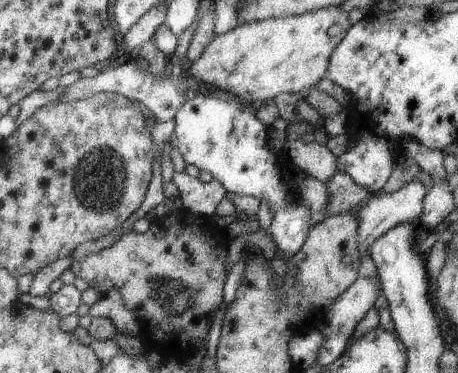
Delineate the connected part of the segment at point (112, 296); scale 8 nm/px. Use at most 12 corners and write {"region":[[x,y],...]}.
{"region":[[110,288],[90,307],[92,318],[110,318],[120,333],[134,312],[121,292]]}

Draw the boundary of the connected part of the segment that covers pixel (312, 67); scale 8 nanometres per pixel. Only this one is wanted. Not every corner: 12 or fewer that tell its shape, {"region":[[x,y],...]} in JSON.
{"region":[[349,14],[236,25],[185,75],[246,105],[325,76]]}

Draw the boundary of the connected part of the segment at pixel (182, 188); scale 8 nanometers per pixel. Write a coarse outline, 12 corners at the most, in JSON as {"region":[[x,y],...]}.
{"region":[[175,172],[185,208],[211,218],[229,196],[222,184]]}

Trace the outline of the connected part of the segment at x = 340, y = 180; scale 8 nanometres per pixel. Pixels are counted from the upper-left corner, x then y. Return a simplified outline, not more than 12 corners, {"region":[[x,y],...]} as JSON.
{"region":[[349,174],[325,182],[325,218],[354,212],[370,196]]}

